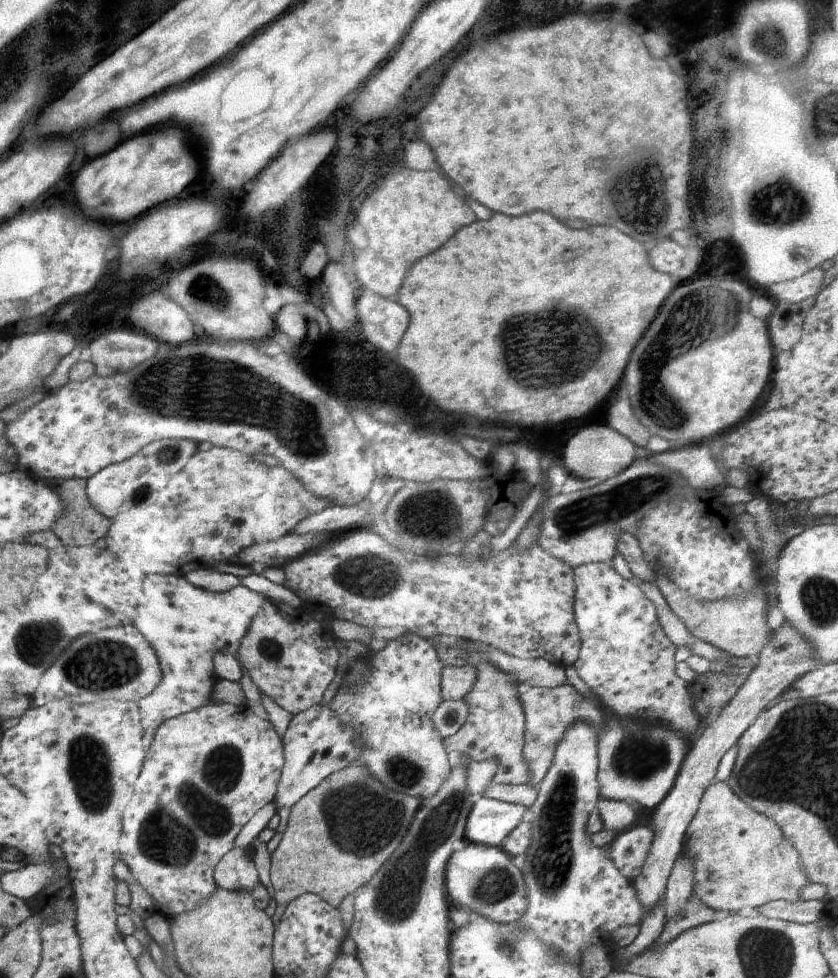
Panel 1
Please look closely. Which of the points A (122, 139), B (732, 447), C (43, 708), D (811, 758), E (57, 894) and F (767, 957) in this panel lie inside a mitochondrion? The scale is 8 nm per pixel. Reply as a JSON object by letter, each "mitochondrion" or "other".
{"A":"other","B":"other","C":"other","D":"mitochondrion","E":"other","F":"mitochondrion"}

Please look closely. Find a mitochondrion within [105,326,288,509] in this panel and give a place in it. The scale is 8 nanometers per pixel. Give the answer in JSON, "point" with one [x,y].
{"point":[168,455]}

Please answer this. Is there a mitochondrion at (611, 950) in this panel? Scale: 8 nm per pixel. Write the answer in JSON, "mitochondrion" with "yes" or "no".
{"mitochondrion":"no"}

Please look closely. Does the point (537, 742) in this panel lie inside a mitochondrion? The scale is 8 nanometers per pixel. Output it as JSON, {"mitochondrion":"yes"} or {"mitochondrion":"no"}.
{"mitochondrion":"yes"}

